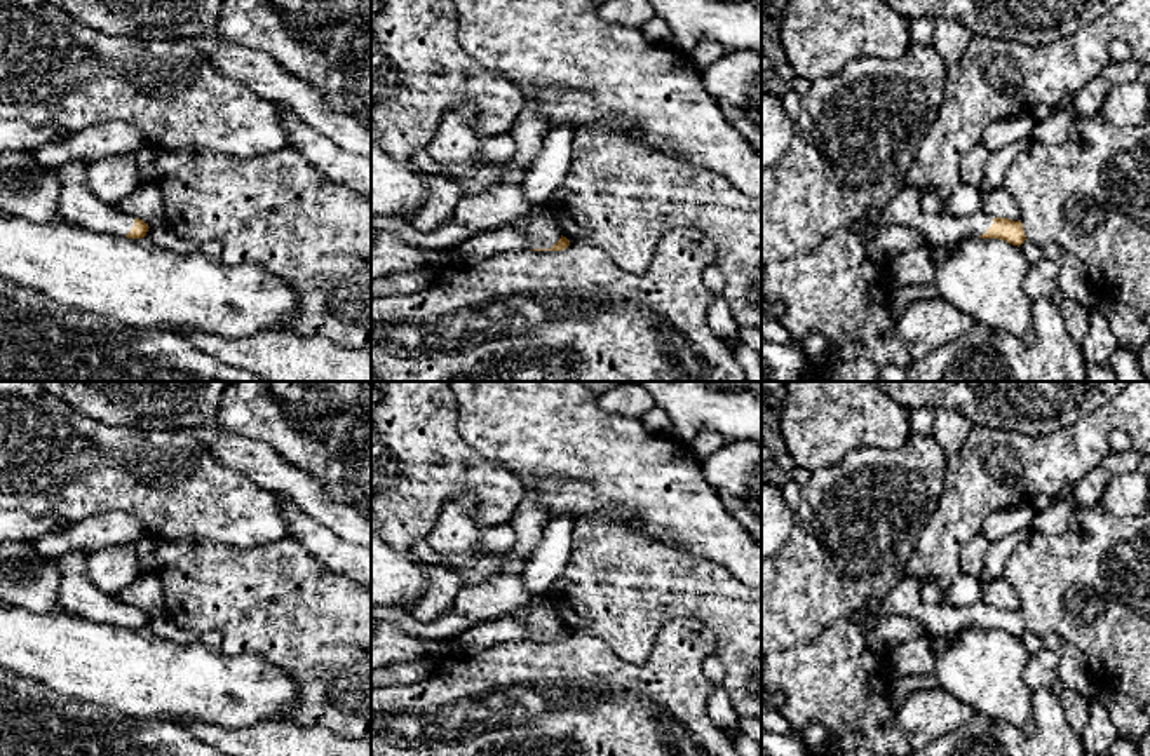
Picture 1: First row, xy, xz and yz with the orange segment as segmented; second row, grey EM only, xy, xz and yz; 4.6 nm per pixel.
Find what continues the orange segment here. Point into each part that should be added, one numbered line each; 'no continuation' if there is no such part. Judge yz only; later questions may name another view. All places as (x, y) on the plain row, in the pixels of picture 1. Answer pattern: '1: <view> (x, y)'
1: yz (905, 600)

